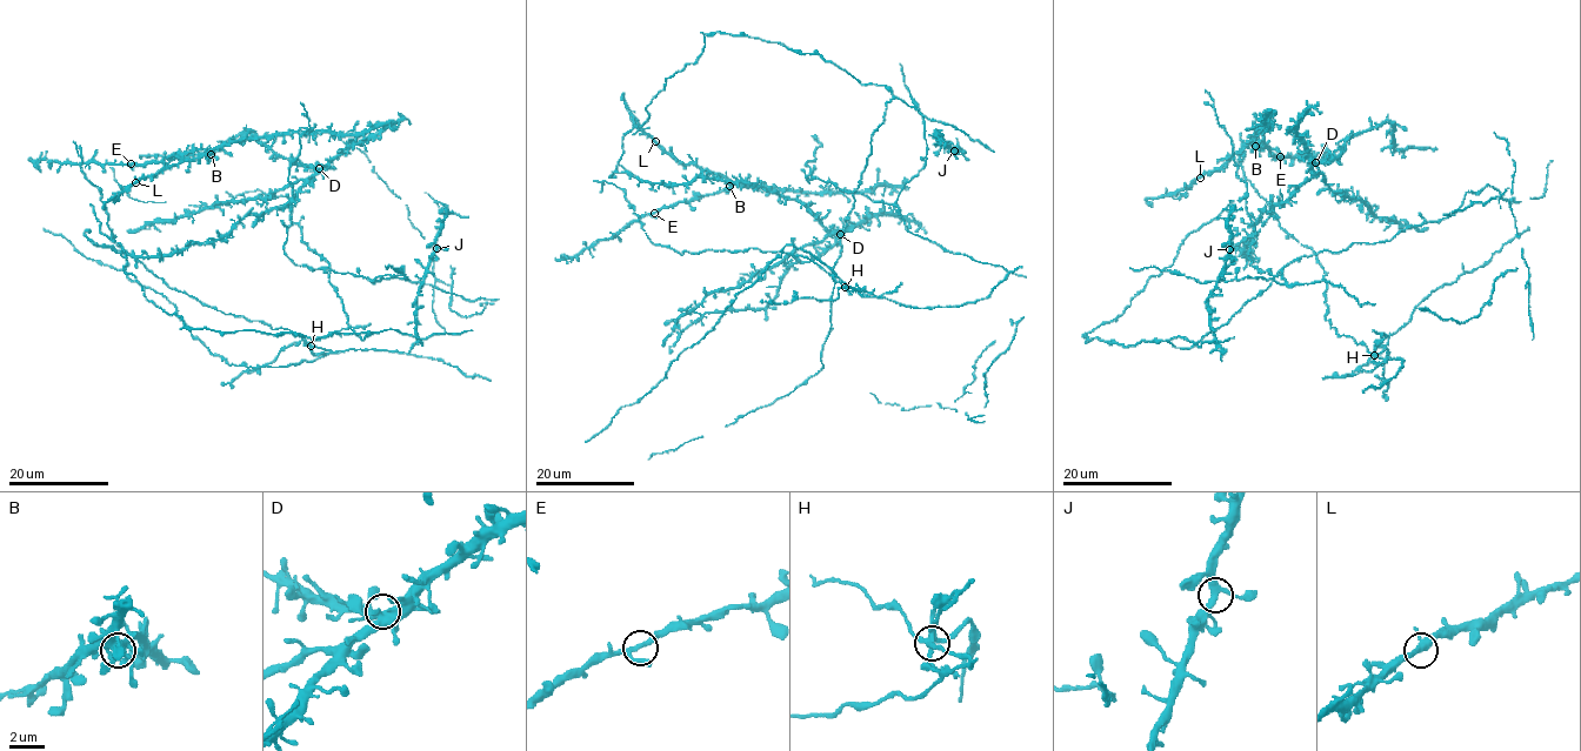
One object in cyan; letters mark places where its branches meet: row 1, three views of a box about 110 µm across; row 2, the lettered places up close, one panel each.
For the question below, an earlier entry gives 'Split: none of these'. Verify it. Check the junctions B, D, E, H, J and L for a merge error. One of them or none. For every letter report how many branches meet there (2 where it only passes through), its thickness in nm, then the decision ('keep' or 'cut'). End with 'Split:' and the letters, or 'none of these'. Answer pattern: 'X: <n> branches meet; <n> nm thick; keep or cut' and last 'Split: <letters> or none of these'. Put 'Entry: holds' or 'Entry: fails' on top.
Entry: fails
B: 6 branches meet; 440 nm thick; keep
D: 6 branches meet; 440 nm thick; keep
E: 3 branches meet; 260 nm thick; keep
H: 6 branches meet; 280 nm thick; cut
J: 3 branches meet; 320 nm thick; keep
L: 3 branches meet; 320 nm thick; keep
Split: H

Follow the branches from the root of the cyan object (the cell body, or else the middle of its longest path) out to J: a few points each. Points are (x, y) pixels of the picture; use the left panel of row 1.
J: (175, 315), (191, 328), (309, 339), (372, 333), (365, 340), (348, 326), (327, 272), (421, 277), (437, 249)

